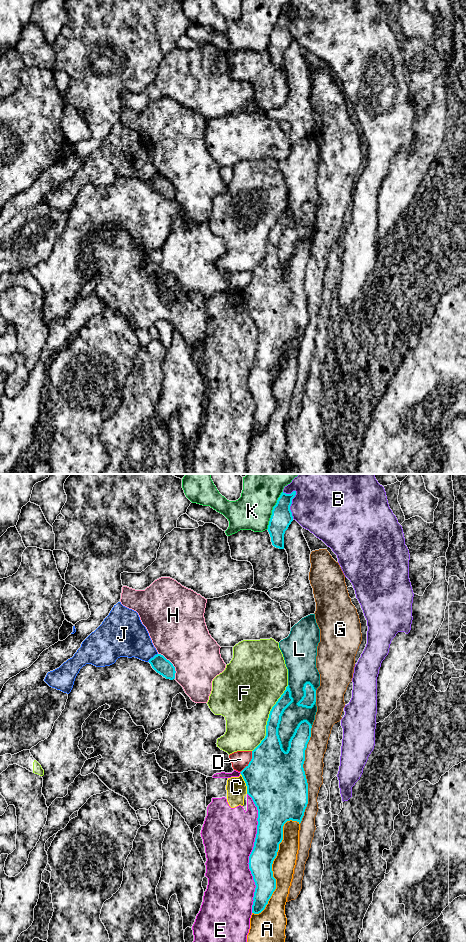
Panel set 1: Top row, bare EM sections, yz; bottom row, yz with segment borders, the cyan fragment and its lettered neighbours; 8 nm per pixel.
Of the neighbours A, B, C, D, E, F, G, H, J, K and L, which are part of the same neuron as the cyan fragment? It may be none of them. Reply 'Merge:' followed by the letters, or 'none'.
Merge: none

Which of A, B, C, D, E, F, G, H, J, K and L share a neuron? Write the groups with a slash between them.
A / B / C E / D / F / G / H / J / K / L

